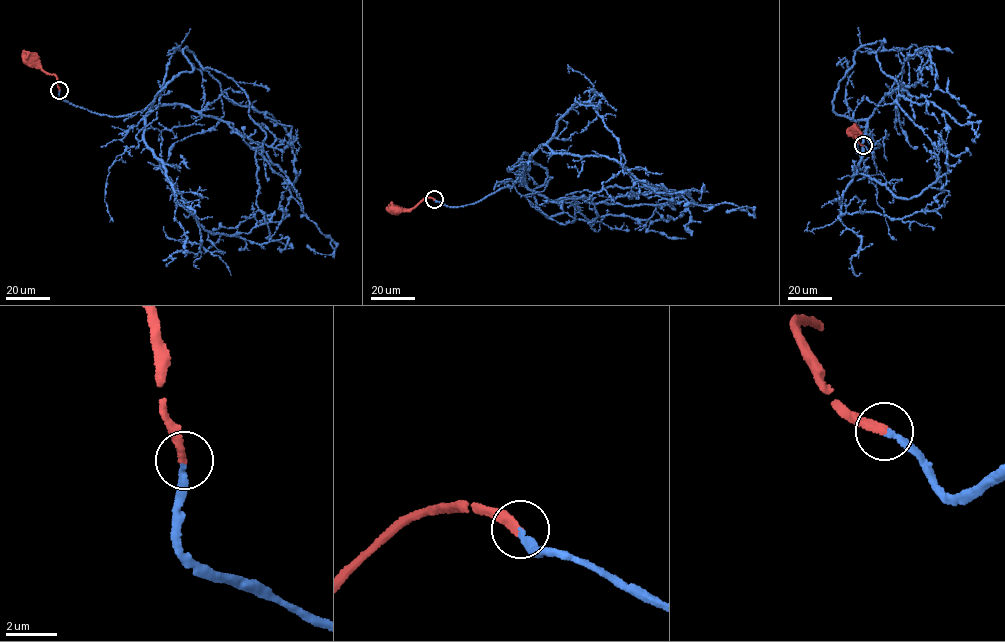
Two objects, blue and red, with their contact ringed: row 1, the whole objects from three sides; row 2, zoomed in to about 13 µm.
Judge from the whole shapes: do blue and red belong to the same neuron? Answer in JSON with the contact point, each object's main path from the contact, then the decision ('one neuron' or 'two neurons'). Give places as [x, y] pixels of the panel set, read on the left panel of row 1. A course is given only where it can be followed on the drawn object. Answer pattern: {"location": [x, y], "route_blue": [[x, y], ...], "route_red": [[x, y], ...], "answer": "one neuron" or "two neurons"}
{"location": [59, 90], "route_blue": [[59, 90], [112, 117], [185, 105], [263, 159], [261, 147], [258, 209], [208, 233], [221, 252]], "route_red": [[59, 90], [55, 76], [29, 59]], "answer": "one neuron"}

